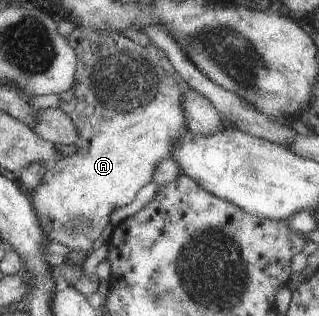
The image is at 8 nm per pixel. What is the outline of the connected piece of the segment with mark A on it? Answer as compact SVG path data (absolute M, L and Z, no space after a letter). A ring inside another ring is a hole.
M78 25L66 35L65 40L74 50L76 67L71 86L58 94L58 109L73 121L77 131L76 151L50 165L42 174L40 183L32 189L29 202L38 216L43 234L50 242L89 254L92 241L110 221L110 213L128 205L138 190L151 181L155 165L171 157L179 135L186 130L180 103L181 95L190 87L157 46L141 47L118 32L96 33Z

